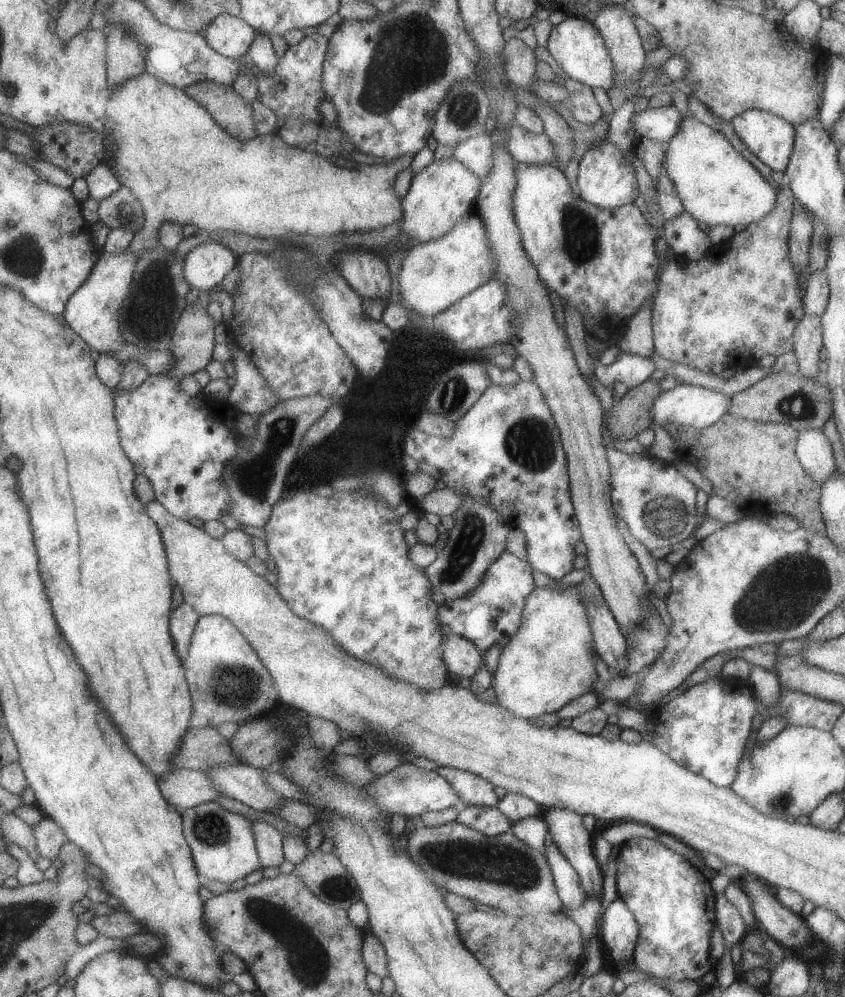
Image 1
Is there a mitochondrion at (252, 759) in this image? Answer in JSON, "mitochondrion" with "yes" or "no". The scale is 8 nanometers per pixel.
{"mitochondrion":"no"}

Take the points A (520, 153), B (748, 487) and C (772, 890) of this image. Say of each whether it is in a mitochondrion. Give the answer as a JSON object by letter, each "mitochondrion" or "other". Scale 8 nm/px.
{"A":"other","B":"other","C":"other"}

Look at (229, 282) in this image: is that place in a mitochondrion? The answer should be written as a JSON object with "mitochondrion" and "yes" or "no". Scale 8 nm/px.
{"mitochondrion":"no"}

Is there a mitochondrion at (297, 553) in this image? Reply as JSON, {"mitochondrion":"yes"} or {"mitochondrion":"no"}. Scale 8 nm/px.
{"mitochondrion":"no"}

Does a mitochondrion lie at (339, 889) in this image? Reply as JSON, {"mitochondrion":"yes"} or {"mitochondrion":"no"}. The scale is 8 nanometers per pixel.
{"mitochondrion":"yes"}

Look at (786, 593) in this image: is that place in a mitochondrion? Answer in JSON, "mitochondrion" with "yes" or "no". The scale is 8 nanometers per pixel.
{"mitochondrion":"yes"}

